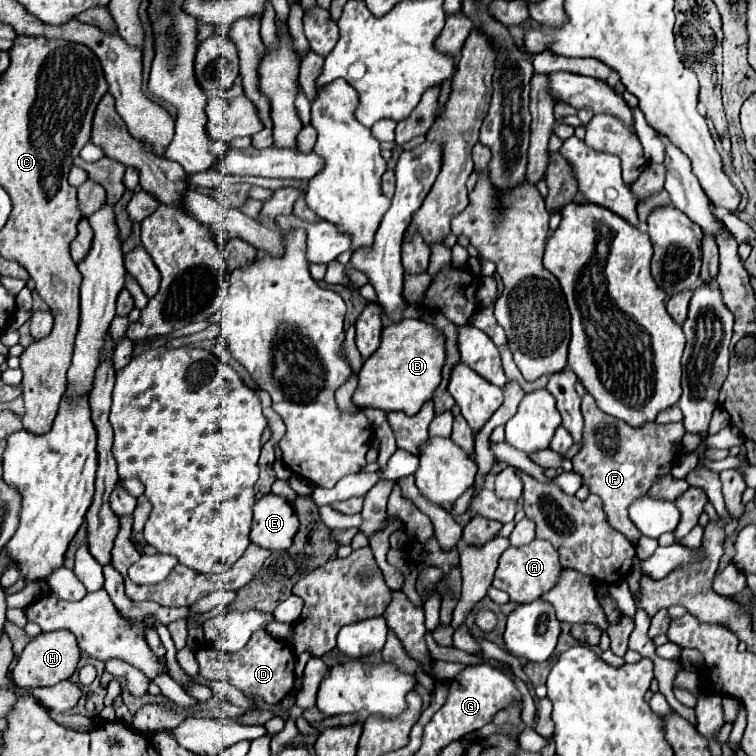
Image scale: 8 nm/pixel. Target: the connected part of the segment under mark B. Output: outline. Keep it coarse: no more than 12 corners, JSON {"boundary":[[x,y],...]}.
{"boundary":[[424,320],[382,332],[356,406],[414,416],[442,380],[444,334]]}

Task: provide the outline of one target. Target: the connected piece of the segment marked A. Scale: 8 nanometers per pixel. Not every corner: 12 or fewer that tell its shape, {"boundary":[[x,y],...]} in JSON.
{"boundary":[[548,540],[510,546],[492,586],[512,602],[540,598],[562,566]]}

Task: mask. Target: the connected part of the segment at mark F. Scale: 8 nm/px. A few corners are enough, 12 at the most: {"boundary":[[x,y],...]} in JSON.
{"boundary":[[582,396],[572,458],[632,544],[628,504],[674,466],[684,426],[628,428]]}

